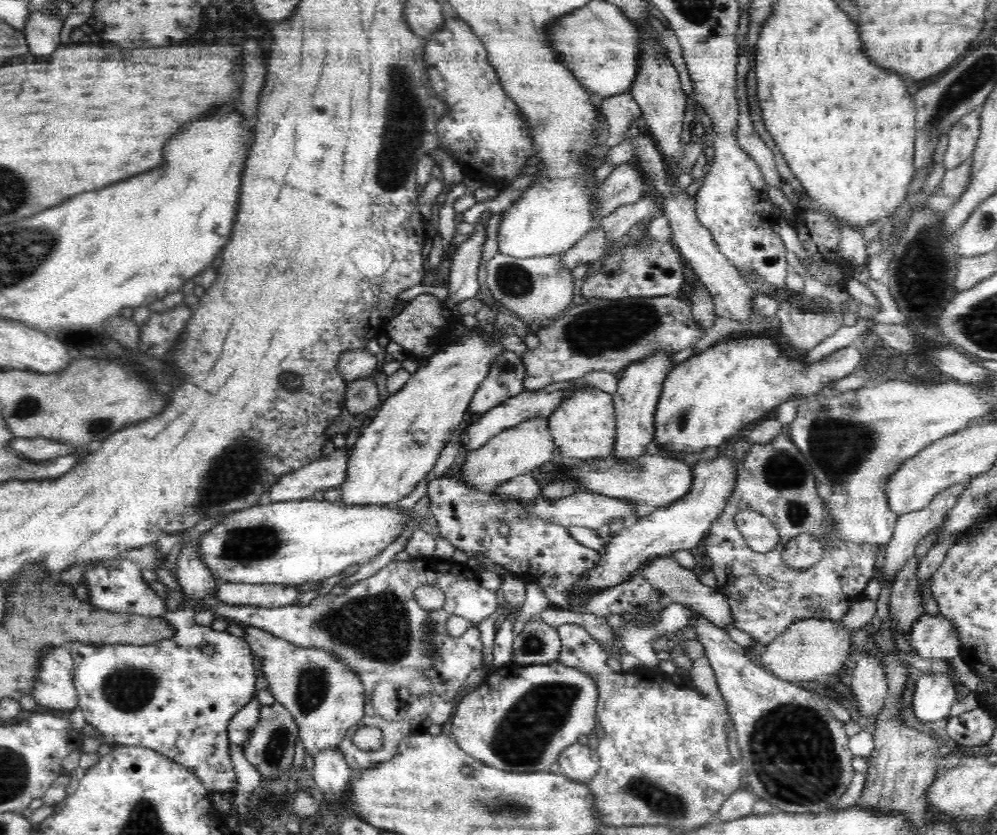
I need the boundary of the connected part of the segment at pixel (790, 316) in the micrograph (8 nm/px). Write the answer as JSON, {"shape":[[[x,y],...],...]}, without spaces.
{"shape":[[[784,300],[777,312],[781,320],[780,334],[782,338],[798,352],[808,352],[814,346],[836,334],[840,326],[844,326],[844,316],[838,311],[829,313],[813,313],[802,310],[796,303]]]}

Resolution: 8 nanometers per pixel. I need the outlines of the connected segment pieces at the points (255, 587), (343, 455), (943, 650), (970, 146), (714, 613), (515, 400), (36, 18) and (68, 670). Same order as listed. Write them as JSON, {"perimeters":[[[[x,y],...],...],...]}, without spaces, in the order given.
{"perimeters":[[[[219,583],[214,595],[226,604],[250,604],[256,607],[288,607],[297,602],[298,585]]],[[[336,448],[317,462],[286,474],[270,488],[272,502],[313,499],[316,493],[342,485],[349,467],[350,451]]],[[[941,614],[921,616],[913,624],[910,644],[925,660],[953,659],[962,652],[960,629]]],[[[978,106],[974,112],[964,114],[960,122],[950,128],[947,134],[949,145],[942,164],[944,170],[958,168],[968,156],[973,156],[980,132],[980,111],[981,106]]],[[[671,557],[656,559],[649,563],[639,572],[654,589],[660,590],[666,596],[668,602],[680,603],[690,609],[696,609],[696,612],[706,617],[710,623],[716,624],[716,627],[724,629],[728,625],[733,625],[734,619],[731,613],[731,606],[726,595],[714,587],[708,587],[700,583],[699,577],[692,570],[687,570],[675,562]]],[[[575,381],[554,382],[546,386],[546,388],[541,388],[537,391],[523,390],[520,394],[506,399],[504,402],[498,404],[497,407],[485,412],[476,422],[470,424],[467,429],[464,428],[464,432],[460,436],[461,450],[465,453],[476,451],[478,448],[482,448],[484,444],[487,444],[488,440],[497,436],[501,431],[521,424],[523,421],[526,421],[528,417],[548,417],[561,403],[561,400],[567,395],[567,392],[571,391],[576,385]]],[[[47,5],[45,10],[32,13],[24,28],[29,52],[34,56],[50,56],[50,52],[60,46],[63,22],[52,6]]],[[[69,647],[50,648],[44,654],[32,692],[39,709],[72,712],[78,707],[74,665]]]]}

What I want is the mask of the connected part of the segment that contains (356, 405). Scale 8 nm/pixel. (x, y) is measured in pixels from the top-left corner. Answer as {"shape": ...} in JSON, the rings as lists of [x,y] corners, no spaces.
{"shape":[[[373,378],[354,380],[346,384],[346,410],[350,414],[364,414],[379,404],[378,387]]]}

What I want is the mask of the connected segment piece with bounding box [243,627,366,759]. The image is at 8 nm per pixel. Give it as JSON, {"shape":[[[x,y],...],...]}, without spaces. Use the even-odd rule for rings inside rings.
{"shape":[[[248,627],[243,639],[250,645],[254,656],[262,658],[262,674],[268,682],[266,690],[276,699],[275,703],[282,704],[287,711],[290,711],[298,725],[302,746],[313,759],[324,748],[337,748],[348,728],[355,727],[362,720],[366,700],[360,676],[348,663],[338,659],[332,651],[314,645],[302,648],[256,627]]]}

